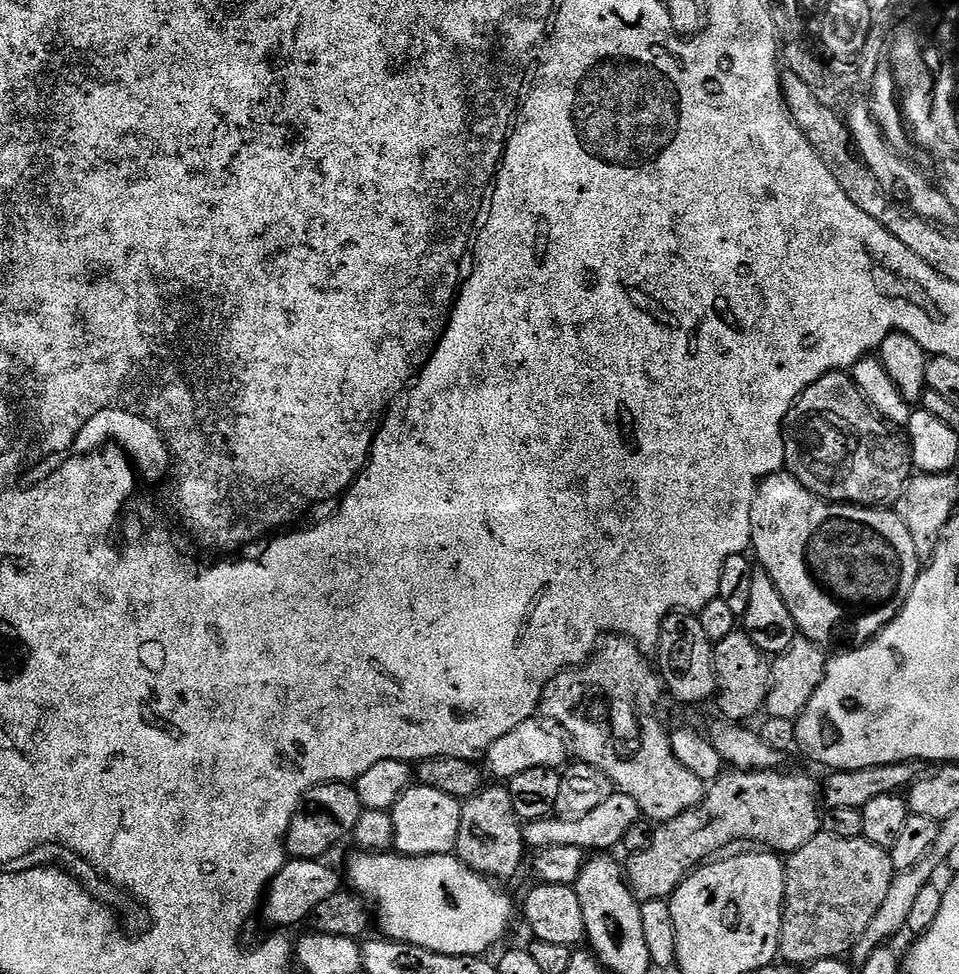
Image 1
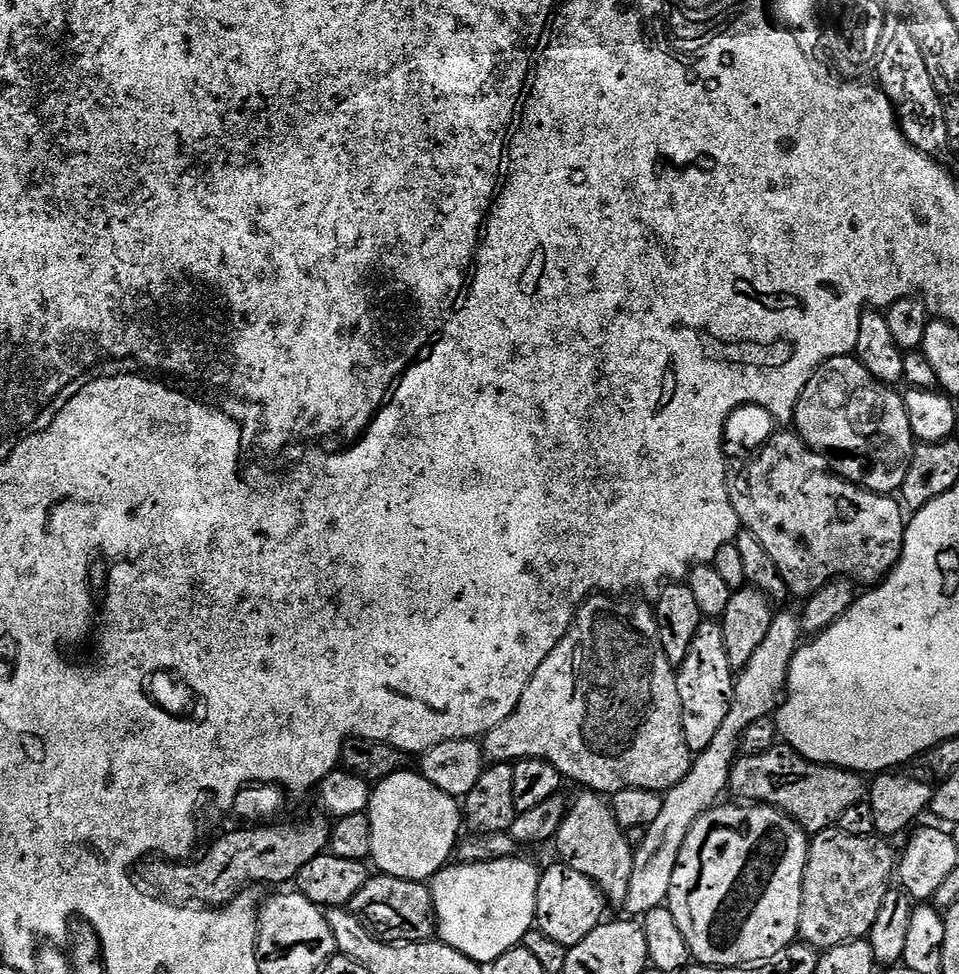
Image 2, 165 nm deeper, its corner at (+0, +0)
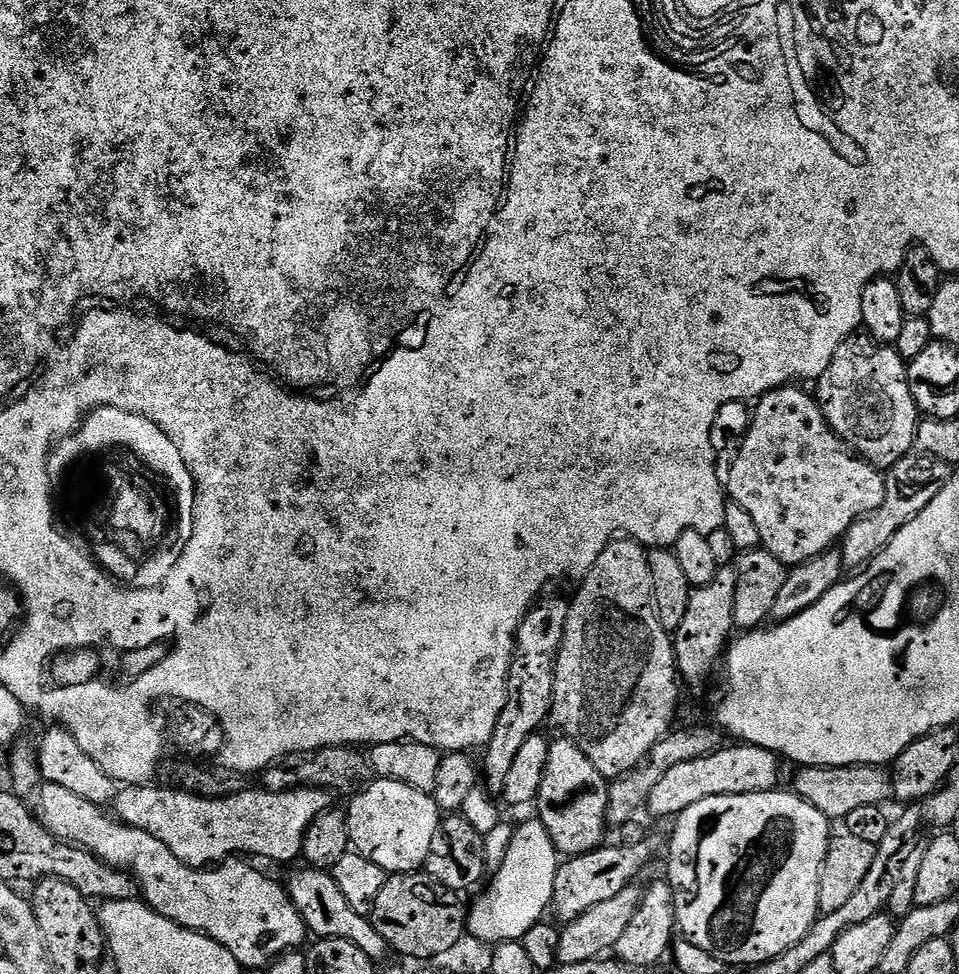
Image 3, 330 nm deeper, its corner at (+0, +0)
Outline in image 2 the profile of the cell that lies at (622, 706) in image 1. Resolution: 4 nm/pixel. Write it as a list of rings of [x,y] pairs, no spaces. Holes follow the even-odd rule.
[[[593,594],[585,600],[576,612],[572,625],[564,637],[550,650],[546,662],[534,670],[534,678],[522,690],[522,698],[518,698],[518,706],[506,722],[498,722],[494,730],[490,730],[482,738],[485,761],[492,764],[512,764],[518,760],[545,760],[560,771],[565,781],[573,780],[584,790],[591,790],[597,794],[615,794],[627,788],[650,790],[665,793],[673,788],[692,769],[694,753],[686,746],[686,738],[682,734],[682,698],[678,698],[677,669],[666,658],[666,650],[662,650],[660,631],[656,625],[656,613],[651,603],[643,604],[640,598],[617,598],[612,594]]]

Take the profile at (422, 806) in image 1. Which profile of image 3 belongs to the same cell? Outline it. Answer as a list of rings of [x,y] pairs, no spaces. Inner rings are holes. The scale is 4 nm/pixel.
[[[373,779],[368,787],[347,801],[346,815],[352,839],[351,847],[370,858],[389,874],[418,872],[427,865],[430,846],[442,827],[442,813],[435,795],[414,790],[393,780]]]

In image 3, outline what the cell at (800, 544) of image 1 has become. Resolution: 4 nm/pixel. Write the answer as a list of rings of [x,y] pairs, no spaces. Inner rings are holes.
[[[803,387],[775,388],[755,401],[752,425],[728,476],[726,472],[726,492],[731,503],[742,506],[754,518],[762,547],[786,566],[801,564],[839,545],[854,521],[878,510],[886,494],[881,469],[867,464],[840,440],[826,422],[815,395],[800,388]]]

